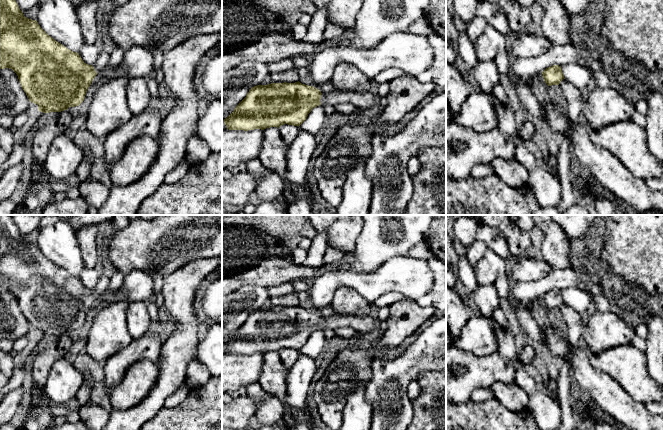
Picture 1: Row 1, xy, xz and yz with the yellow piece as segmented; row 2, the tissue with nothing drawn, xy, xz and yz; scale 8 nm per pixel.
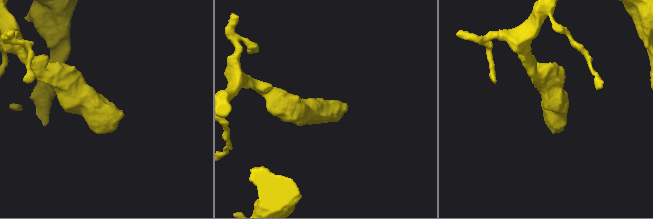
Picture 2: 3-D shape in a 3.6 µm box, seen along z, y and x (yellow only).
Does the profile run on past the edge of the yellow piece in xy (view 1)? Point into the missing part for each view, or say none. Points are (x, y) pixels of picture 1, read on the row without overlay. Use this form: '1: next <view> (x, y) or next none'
1: next none

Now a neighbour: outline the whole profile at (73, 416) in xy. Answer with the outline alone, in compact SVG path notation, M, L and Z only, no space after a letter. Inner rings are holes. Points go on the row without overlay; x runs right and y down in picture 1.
M72 410L65 416L66 421L69 423L77 423L80 421L80 415L78 410Z

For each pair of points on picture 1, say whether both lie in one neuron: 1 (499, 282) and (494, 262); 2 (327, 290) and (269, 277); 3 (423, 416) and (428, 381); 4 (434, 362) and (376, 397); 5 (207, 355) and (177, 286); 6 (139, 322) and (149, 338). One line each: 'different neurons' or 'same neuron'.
1: same neuron
2: different neurons
3: same neuron
4: same neuron
5: different neurons
6: different neurons

